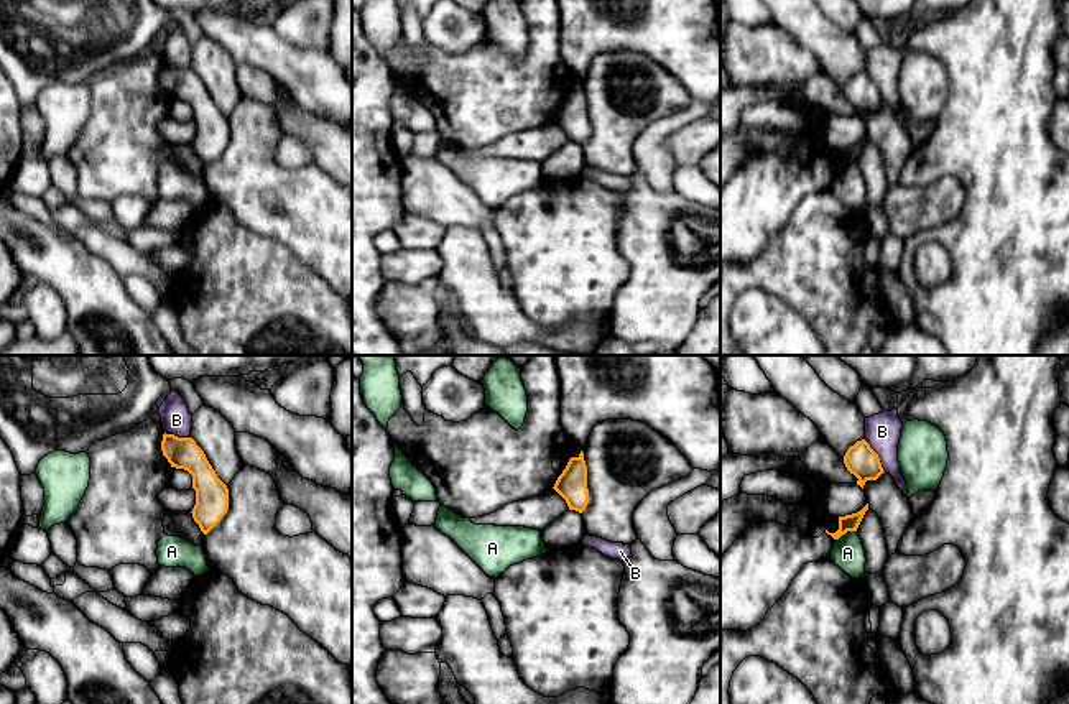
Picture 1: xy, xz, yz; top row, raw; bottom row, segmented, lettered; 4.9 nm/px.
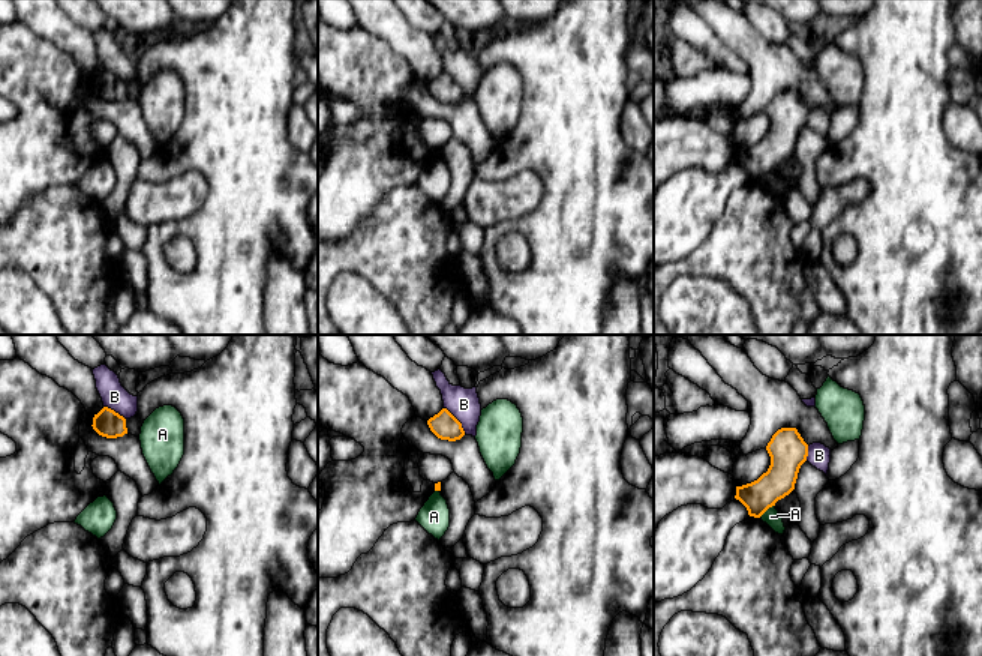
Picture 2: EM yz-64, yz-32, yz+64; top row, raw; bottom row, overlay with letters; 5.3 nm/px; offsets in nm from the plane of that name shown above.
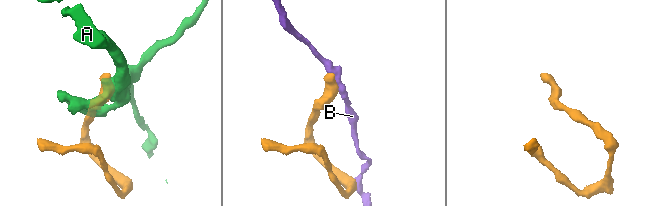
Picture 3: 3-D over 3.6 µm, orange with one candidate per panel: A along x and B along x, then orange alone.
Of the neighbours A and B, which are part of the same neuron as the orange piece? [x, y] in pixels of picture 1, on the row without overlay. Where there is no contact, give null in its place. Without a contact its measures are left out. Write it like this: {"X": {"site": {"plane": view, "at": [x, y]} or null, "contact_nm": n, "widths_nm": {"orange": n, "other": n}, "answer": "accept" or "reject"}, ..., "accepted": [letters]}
{"A": {"site": {"plane": "yz", "at": [846, 163]}, "contact_nm": 120, "widths_nm": {"orange": 80, "other": 160}, "answer": "reject"}, "B": {"site": {"plane": "yz", "at": [877, 88]}, "contact_nm": 190, "widths_nm": {"orange": 160, "other": 180}, "answer": "reject"}, "accepted": []}

